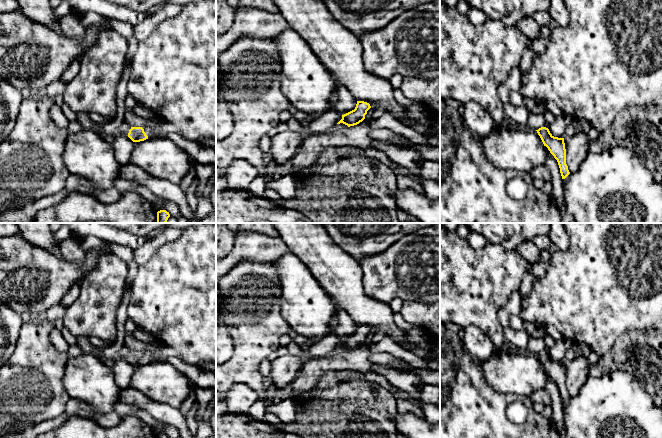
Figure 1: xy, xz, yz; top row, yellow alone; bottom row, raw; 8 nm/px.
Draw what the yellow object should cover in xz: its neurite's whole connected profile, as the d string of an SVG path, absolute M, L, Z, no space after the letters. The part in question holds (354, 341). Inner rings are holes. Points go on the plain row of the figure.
M357 325L355 333L342 339L342 343L337 348L343 347L348 351L357 349L365 343L365 339L370 332L369 327Z

